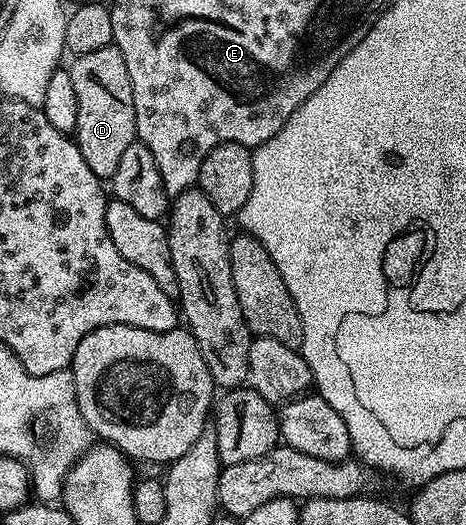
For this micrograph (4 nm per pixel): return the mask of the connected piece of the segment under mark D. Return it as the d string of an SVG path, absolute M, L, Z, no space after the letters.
M114 44L73 57L71 63L68 71L75 87L75 99L79 102L75 130L77 146L87 167L91 167L97 177L111 179L119 168L123 151L137 140L135 99L131 91L131 75L127 75L127 63Z

